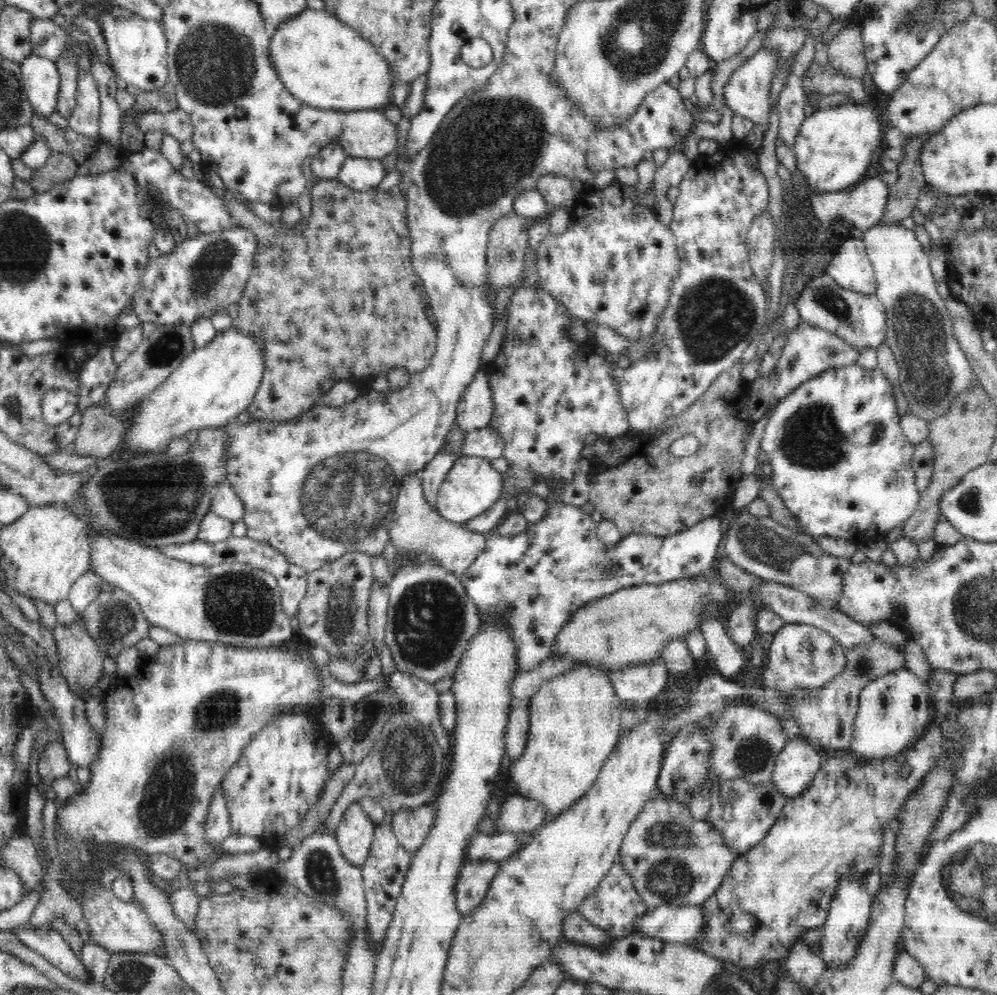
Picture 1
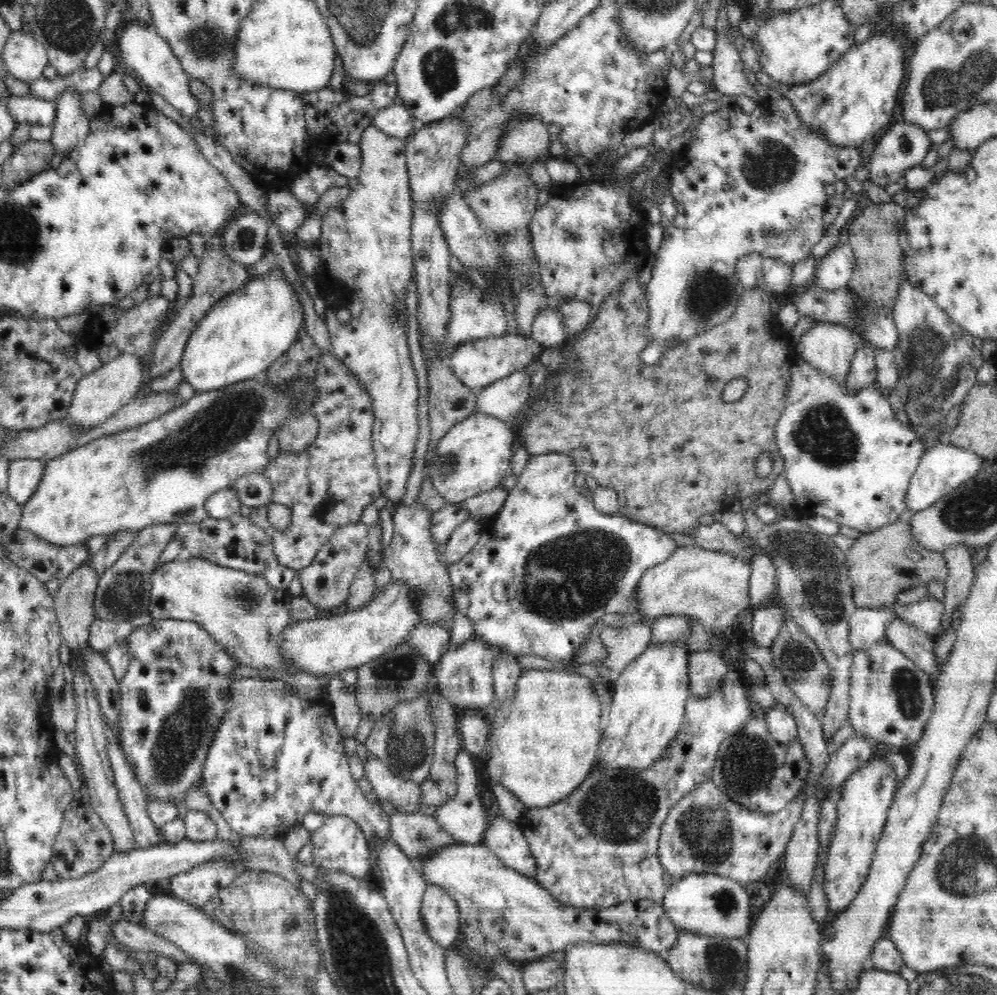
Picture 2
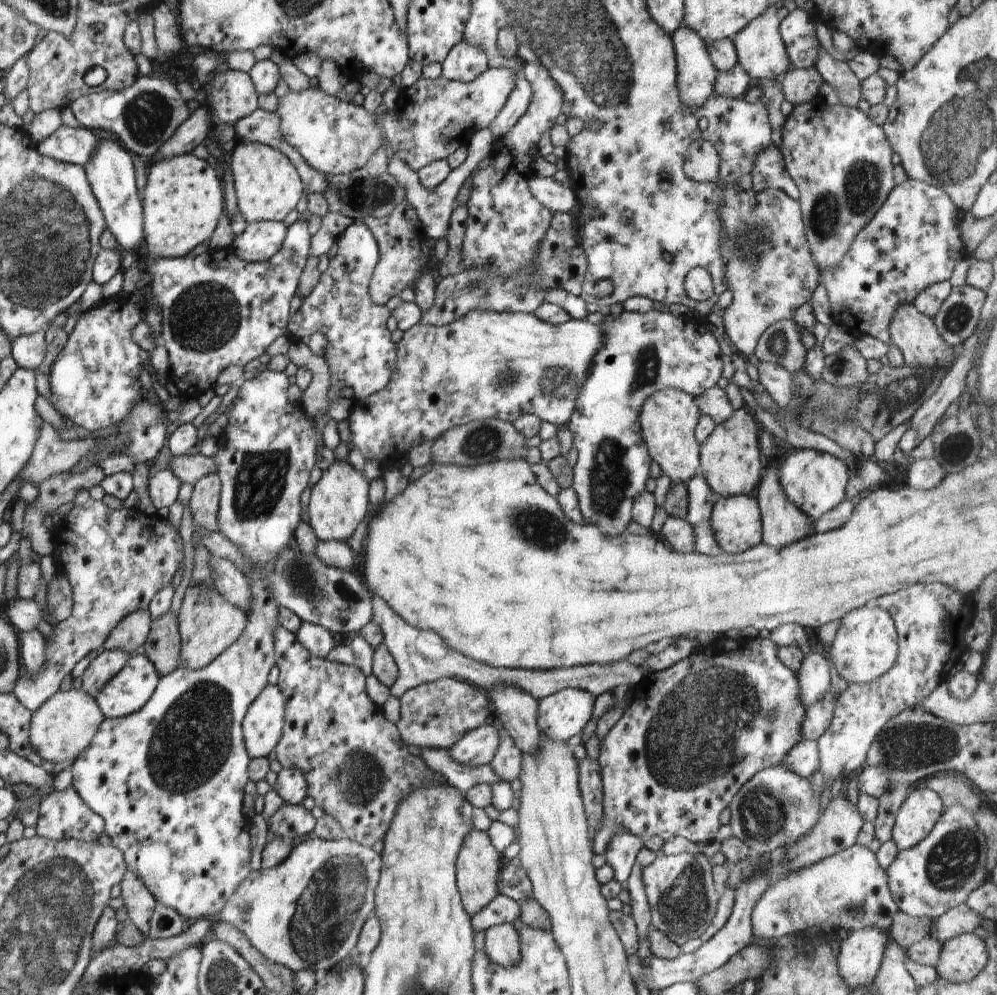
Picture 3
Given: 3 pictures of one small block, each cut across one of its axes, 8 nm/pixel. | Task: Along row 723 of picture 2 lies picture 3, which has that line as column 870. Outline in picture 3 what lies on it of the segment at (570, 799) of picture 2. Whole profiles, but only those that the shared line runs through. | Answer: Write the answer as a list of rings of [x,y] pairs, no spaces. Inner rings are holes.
[[[915,583],[879,597],[876,607],[886,610],[894,620],[898,657],[894,667],[874,685],[850,683],[846,691],[837,696],[830,727],[817,741],[820,767],[808,778],[817,795],[836,779],[850,778],[855,771],[863,769],[882,728],[904,710],[923,702],[940,684],[950,681],[962,663],[964,652],[970,650],[964,644],[964,637],[978,614],[973,595],[964,596],[941,583]]]

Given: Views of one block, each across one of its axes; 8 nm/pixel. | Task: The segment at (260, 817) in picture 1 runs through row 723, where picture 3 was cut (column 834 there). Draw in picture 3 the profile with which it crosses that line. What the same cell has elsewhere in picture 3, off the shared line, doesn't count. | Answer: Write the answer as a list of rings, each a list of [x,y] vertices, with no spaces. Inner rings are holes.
[[[907,179],[896,185],[874,219],[856,236],[841,264],[832,272],[824,272],[822,285],[828,288],[833,323],[845,327],[854,338],[869,335],[890,346],[889,327],[897,308],[905,303],[913,303],[918,294],[932,284],[948,281],[955,265],[966,258],[961,220],[962,210],[941,187],[915,179]]]

